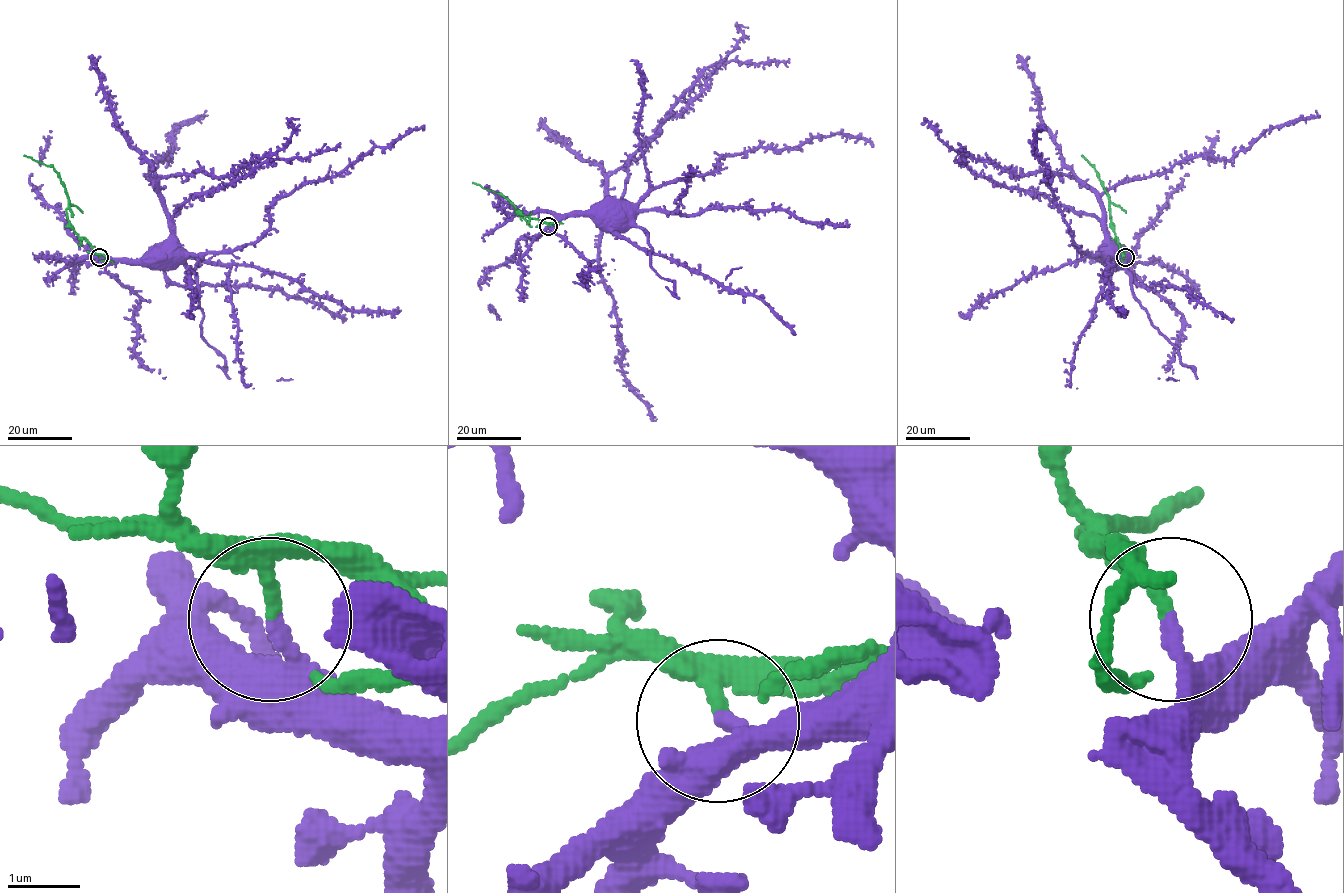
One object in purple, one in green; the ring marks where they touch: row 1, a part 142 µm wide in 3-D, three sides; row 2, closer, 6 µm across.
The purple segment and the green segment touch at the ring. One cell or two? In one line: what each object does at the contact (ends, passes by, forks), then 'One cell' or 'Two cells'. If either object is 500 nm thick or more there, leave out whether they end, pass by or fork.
At the ring purple ends. At the ring green ends. Two cells

